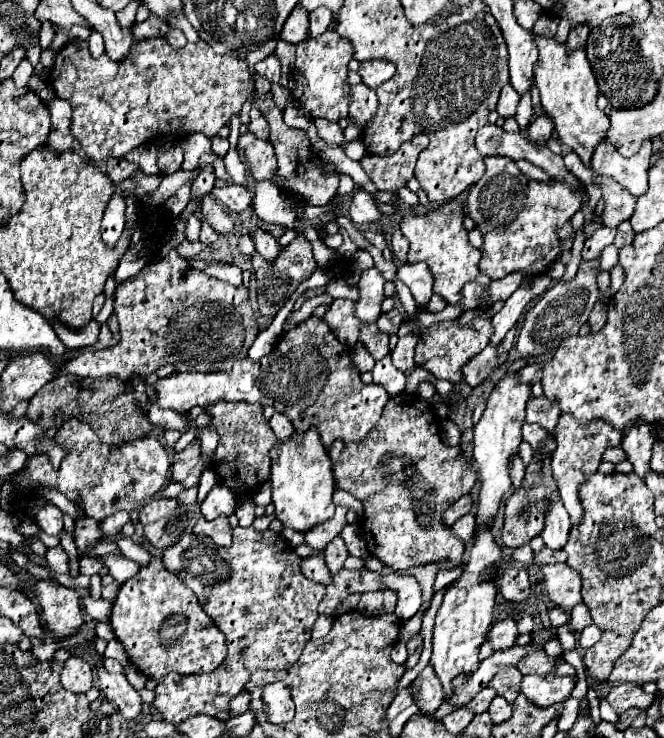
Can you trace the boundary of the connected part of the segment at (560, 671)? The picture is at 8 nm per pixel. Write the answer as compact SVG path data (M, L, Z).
M560 655L560 657L556 657L556 669L552 669L548 675L570 675L570 677L574 677L576 675L576 671L574 671L574 667L572 665L568 665L566 661L564 661L564 657Z

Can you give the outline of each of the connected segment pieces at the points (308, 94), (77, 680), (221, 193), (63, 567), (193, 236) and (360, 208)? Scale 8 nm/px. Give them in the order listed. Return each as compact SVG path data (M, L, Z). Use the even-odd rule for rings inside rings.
M326 31L318 37L310 37L296 45L296 65L292 77L296 87L292 89L292 99L302 105L312 119L324 117L328 121L338 121L348 115L348 61L352 59L352 45L342 39L336 31Z
M72 655L64 663L60 679L62 679L64 689L68 689L72 693L86 693L92 687L94 671L92 671L92 665L86 659Z
M228 185L228 187L214 187L212 195L216 197L216 201L220 201L226 209L230 211L244 211L250 207L252 203L252 193L246 189L246 187L240 187L240 185Z
M60 545L48 549L48 553L46 553L46 563L48 563L48 567L50 567L54 573L58 573L58 575L62 575L62 573L68 571L68 557L66 557L66 553L64 553L64 549L62 549Z
M190 215L190 219L186 221L186 239L198 241L198 233L200 233L200 219L196 215Z
M358 189L352 195L352 205L350 205L350 219L354 223L376 223L384 217L384 213L378 207L378 201L374 199L372 193Z

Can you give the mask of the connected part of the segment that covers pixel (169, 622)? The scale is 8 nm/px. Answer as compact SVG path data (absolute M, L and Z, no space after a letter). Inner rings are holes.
M152 557L150 565L142 567L132 579L128 579L126 583L122 583L120 593L118 593L118 597L116 597L116 601L114 601L114 607L112 607L112 613L110 613L110 625L112 625L112 629L114 629L116 639L124 645L128 659L138 667L138 671L142 671L144 675L154 677L154 679L160 679L162 675L166 675L166 673L170 673L170 671L176 671L176 673L182 673L182 675L184 675L184 673L208 673L208 671L214 671L214 669L222 663L222 659L226 657L226 637L224 637L222 631L214 625L214 621L202 611L202 607L200 607L196 595L194 595L194 593L192 593L176 575L174 575L174 573L170 573L170 571L164 569L160 557Z

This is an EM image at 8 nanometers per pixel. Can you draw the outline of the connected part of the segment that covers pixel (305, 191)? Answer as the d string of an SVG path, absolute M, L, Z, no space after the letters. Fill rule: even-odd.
M268 93L266 97L254 97L254 107L260 109L260 113L266 117L266 121L270 123L270 143L274 145L274 153L278 159L278 171L276 171L276 185L282 191L292 193L294 197L304 197L310 205L326 205L334 195L336 195L336 187L338 187L338 177L326 177L322 175L322 171L316 169L308 145L302 141L302 133L298 129L288 127L282 121L282 111L274 107L272 103L272 95Z

